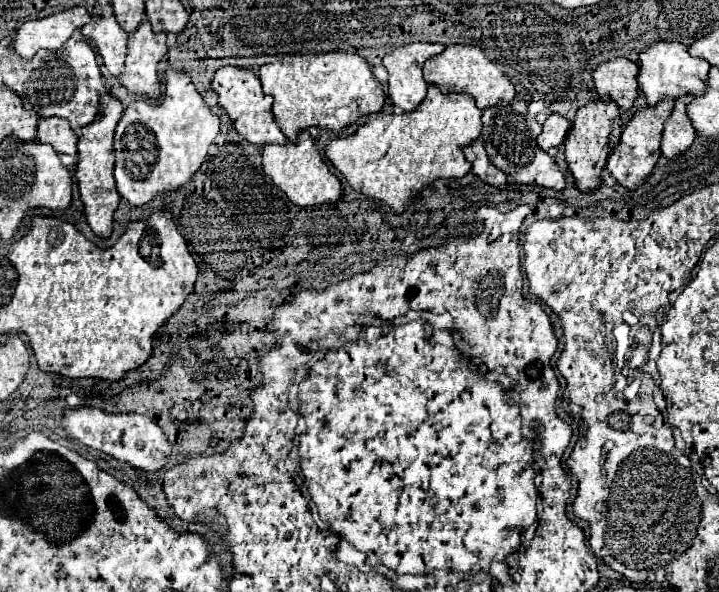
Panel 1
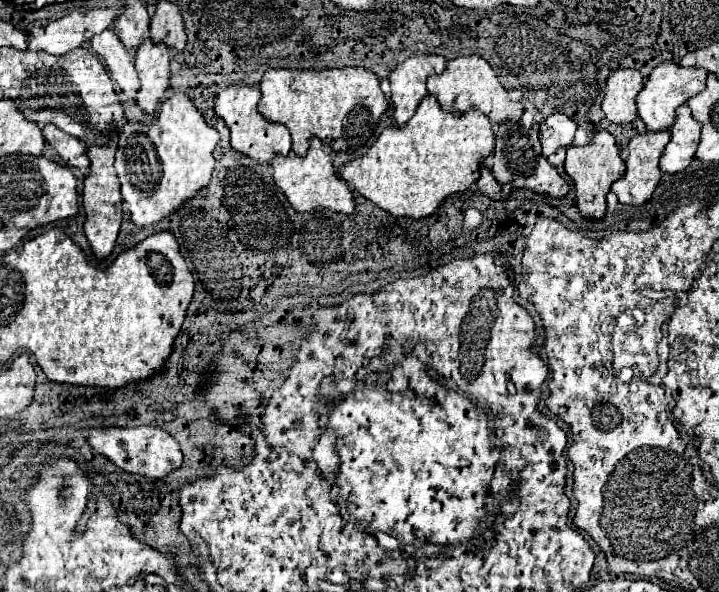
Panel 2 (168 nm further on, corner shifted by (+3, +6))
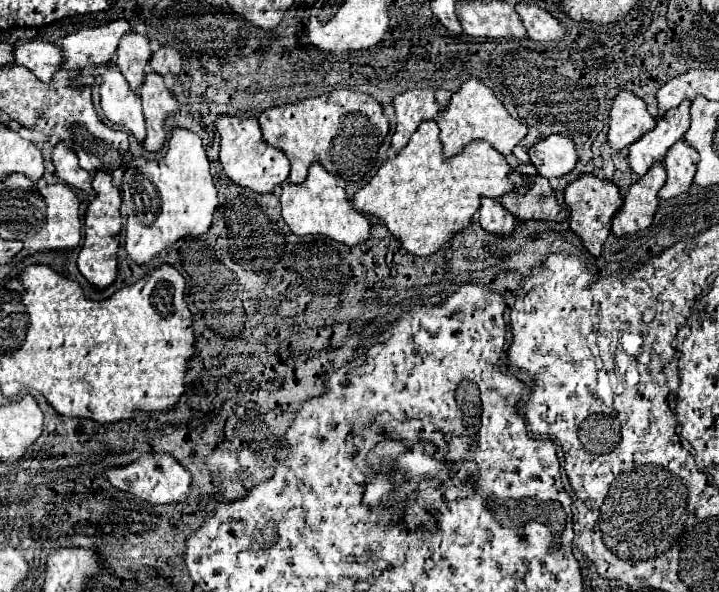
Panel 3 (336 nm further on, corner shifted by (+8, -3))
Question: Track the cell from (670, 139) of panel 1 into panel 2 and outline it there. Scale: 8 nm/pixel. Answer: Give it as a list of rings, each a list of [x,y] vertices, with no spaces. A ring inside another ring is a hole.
[[[682,104],[676,110],[676,118],[670,132],[672,138],[660,156],[660,170],[674,174],[682,172],[690,164],[700,140],[700,124],[692,118],[688,104]]]

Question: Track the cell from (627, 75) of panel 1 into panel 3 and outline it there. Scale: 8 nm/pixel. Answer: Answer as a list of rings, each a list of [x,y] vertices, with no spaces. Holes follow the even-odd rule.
[[[623,91],[613,101],[611,123],[609,123],[609,145],[615,151],[627,149],[631,143],[641,139],[655,127],[655,117],[647,113],[647,105],[641,97]]]

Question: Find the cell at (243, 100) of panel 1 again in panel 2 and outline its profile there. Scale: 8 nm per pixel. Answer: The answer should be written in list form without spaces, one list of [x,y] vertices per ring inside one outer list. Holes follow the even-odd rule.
[[[232,84],[232,86],[226,86],[222,92],[218,92],[214,112],[230,128],[230,142],[232,142],[234,150],[248,154],[250,158],[254,158],[260,164],[270,164],[270,160],[274,158],[276,152],[280,152],[280,154],[290,152],[292,140],[290,140],[290,134],[288,134],[286,126],[270,122],[258,112],[258,100],[260,100],[258,86]]]

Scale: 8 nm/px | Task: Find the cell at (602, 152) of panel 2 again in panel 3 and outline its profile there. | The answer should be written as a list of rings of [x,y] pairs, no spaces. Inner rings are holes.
[[[583,175],[565,189],[565,203],[569,207],[571,231],[581,237],[583,245],[587,247],[587,251],[593,257],[599,257],[601,249],[603,249],[603,243],[607,241],[607,237],[611,233],[611,221],[623,205],[623,199],[619,195],[617,185],[613,185],[611,181],[603,183],[595,175]]]

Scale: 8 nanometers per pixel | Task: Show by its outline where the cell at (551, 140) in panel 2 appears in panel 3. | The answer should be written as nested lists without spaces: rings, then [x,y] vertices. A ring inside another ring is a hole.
[[[549,135],[547,139],[539,141],[529,149],[529,157],[537,167],[537,173],[547,179],[571,173],[579,159],[573,141],[563,135]]]

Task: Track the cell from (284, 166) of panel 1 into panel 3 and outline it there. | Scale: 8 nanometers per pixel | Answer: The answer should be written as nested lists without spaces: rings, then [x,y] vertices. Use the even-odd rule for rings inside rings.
[[[317,163],[311,165],[305,183],[291,185],[287,181],[281,189],[283,189],[283,193],[281,193],[283,219],[289,225],[293,235],[301,235],[301,237],[303,235],[325,235],[347,247],[355,247],[369,239],[371,221],[353,207],[345,189],[321,165],[317,165]]]

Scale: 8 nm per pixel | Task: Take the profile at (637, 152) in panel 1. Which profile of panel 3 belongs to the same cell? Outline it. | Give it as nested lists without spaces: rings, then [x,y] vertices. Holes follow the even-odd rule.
[[[653,165],[641,181],[631,183],[629,193],[613,219],[615,237],[629,237],[645,231],[653,223],[653,215],[657,211],[657,193],[665,185],[667,173],[663,165]]]

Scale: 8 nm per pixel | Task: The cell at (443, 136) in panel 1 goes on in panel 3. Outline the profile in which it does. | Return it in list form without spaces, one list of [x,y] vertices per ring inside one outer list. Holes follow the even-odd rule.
[[[423,121],[409,145],[395,159],[385,161],[377,175],[355,193],[353,205],[359,211],[385,221],[387,229],[409,253],[427,257],[439,251],[455,233],[471,225],[483,197],[501,199],[515,191],[515,185],[509,179],[511,171],[513,167],[507,159],[483,141],[469,145],[465,153],[445,161],[441,157],[437,123]]]

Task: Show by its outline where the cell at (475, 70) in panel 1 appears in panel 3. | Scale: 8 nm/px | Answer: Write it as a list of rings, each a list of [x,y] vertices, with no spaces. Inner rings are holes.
[[[469,79],[463,83],[461,91],[453,93],[449,101],[449,109],[441,111],[441,117],[437,119],[437,125],[441,129],[441,143],[443,143],[443,157],[455,157],[473,141],[487,141],[495,151],[501,155],[511,155],[513,147],[527,135],[527,125],[519,123],[509,115],[509,111],[503,107],[503,103],[497,101],[493,91],[485,87],[479,79]]]

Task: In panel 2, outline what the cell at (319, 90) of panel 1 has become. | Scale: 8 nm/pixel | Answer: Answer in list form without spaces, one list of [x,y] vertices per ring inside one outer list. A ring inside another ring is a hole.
[[[362,66],[326,68],[326,70],[298,70],[298,68],[268,68],[260,82],[262,98],[258,110],[266,120],[280,122],[290,130],[292,150],[306,154],[310,136],[320,138],[332,150],[360,148],[372,136],[374,124],[388,108],[380,90],[378,76]]]

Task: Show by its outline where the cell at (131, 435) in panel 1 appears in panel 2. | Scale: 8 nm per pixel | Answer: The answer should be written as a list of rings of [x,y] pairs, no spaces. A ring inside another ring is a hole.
[[[158,426],[88,428],[88,442],[98,454],[104,454],[118,468],[122,468],[126,472],[148,476],[148,478],[162,478],[172,468],[178,468],[182,464],[182,452],[178,448],[178,442],[166,430],[162,430]]]

